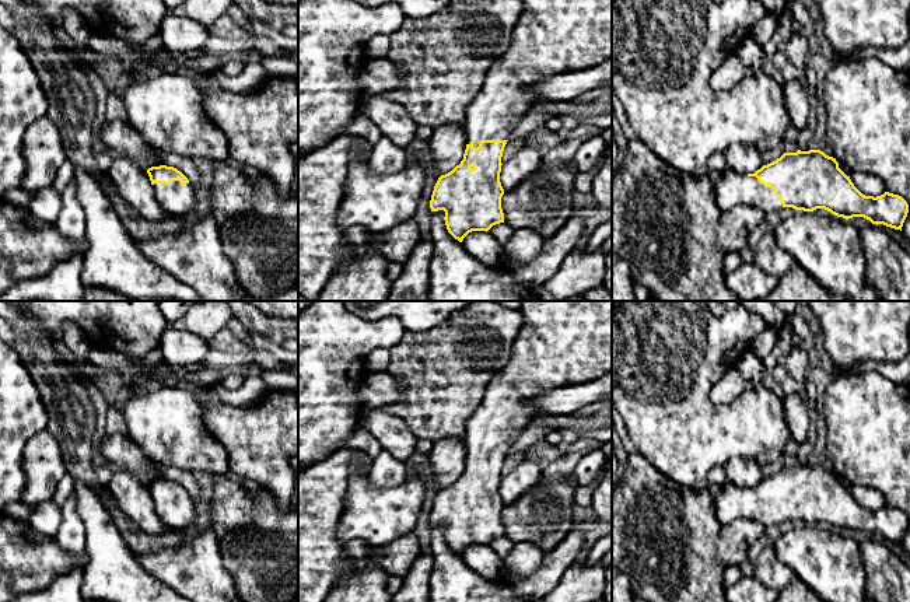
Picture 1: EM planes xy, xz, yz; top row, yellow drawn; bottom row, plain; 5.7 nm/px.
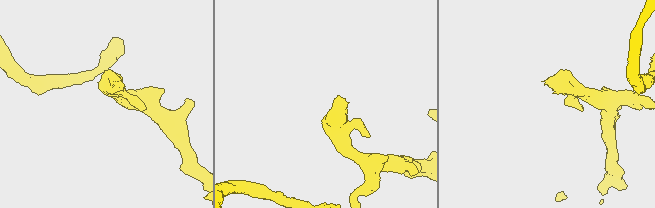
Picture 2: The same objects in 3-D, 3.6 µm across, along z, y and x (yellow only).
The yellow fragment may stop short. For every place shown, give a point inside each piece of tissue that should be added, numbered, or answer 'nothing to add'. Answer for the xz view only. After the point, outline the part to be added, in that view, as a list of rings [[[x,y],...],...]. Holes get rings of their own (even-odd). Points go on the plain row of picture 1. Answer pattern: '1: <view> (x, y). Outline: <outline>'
1: xz (560, 343). Outline: [[[522,301],[521,311],[524,323],[512,343],[511,356],[505,367],[494,374],[491,381],[487,384],[482,403],[472,413],[466,424],[466,458],[472,456],[475,462],[479,461],[482,454],[508,454],[518,437],[521,434],[526,434],[531,419],[540,410],[536,406],[531,406],[528,403],[529,399],[561,386],[592,382],[598,378],[602,378],[605,374],[612,372],[612,301]]]

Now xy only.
1: xy (178, 514). Outline: [[[172,494],[169,498],[154,497],[153,503],[158,518],[171,531],[186,529],[196,518],[196,501],[190,496],[185,500],[182,500],[179,494]]]

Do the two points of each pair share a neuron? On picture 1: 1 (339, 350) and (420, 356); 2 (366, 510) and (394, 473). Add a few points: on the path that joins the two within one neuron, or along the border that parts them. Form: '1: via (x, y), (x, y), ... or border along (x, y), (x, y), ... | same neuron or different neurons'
1: border along (405, 331), (403, 336), (389, 349) | different neurons
2: border along (371, 459), (374, 485), (392, 487), (405, 480) | different neurons

